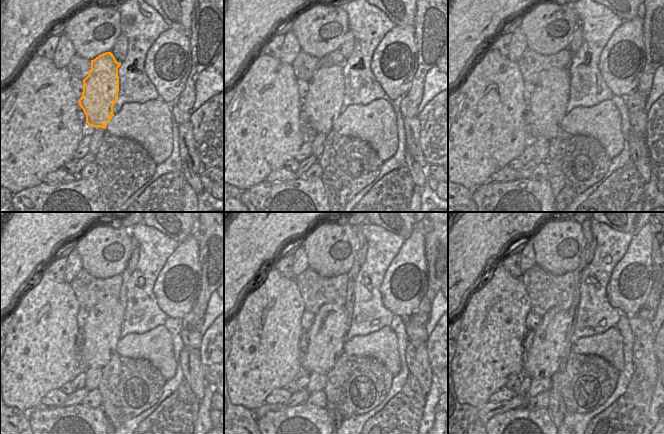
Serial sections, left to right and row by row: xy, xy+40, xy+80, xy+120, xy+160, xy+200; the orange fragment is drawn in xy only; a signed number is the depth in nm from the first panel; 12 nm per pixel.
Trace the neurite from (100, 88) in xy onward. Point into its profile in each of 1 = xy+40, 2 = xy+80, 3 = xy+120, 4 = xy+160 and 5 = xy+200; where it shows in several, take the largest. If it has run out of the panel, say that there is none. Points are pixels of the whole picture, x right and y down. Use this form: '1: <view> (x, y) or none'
1: xy+40 (322, 104)
2: xy+80 (547, 106)
3: xy+120 (101, 332)
4: xy+160 (327, 335)
5: xy+200 (552, 343)

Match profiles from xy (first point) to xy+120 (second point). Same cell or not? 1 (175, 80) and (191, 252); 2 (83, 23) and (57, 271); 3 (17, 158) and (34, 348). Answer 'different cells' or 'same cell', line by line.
1: same cell
2: different cells
3: same cell

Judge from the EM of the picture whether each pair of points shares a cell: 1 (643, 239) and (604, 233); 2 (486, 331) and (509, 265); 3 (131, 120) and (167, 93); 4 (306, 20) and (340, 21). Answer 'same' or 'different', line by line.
1: different
2: different
3: different
4: same

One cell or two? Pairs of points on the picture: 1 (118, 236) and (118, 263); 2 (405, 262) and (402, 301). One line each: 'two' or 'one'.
1: one
2: one

